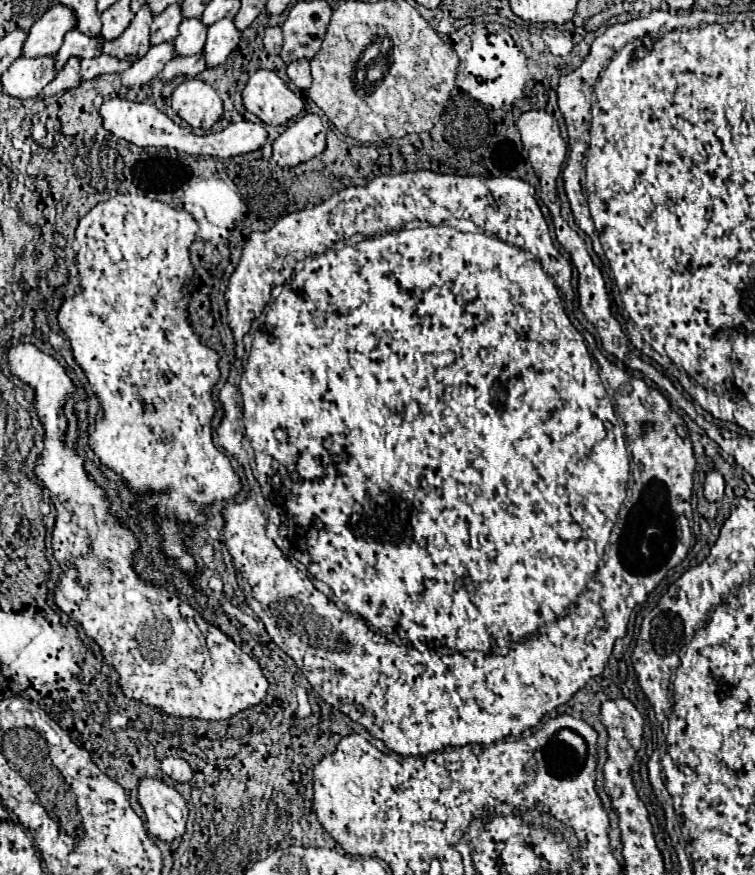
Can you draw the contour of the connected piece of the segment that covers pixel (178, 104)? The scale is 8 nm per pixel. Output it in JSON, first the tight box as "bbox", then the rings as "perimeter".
{"bbox":[172,79,222,129],"perimeter":[[[184,79],[172,93],[172,109],[194,129],[212,129],[222,115],[216,89],[200,79]]]}

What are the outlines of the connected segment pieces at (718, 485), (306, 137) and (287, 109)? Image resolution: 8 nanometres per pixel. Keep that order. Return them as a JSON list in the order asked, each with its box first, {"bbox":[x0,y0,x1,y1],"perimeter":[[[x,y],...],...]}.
[{"bbox":[704,471,724,501],"perimeter":[[[710,471],[704,481],[704,497],[708,501],[720,501],[724,497],[724,479],[718,471]]]},{"bbox":[272,113,326,167],"perimeter":[[[306,113],[286,127],[272,147],[280,167],[296,167],[326,149],[326,127],[318,115]]]},{"bbox":[242,69,304,125],"perimeter":[[[266,69],[250,75],[242,99],[244,107],[266,125],[286,125],[304,107],[302,99],[274,71]]]}]

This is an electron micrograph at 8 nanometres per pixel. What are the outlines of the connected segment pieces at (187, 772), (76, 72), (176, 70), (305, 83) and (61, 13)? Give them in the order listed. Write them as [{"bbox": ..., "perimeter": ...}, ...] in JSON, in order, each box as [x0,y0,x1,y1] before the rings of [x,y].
[{"bbox":[160,757,192,783],"perimeter":[[[166,757],[166,759],[162,759],[160,769],[162,769],[164,775],[172,777],[178,783],[188,783],[192,779],[190,765],[184,759],[180,759],[180,757]]]},{"bbox":[38,57,80,99],"perimeter":[[[72,57],[58,71],[54,81],[48,83],[48,87],[44,87],[44,91],[38,95],[38,99],[46,99],[50,95],[56,95],[60,91],[66,91],[66,89],[72,89],[72,87],[78,87],[78,85],[80,85],[80,59]]]},{"bbox":[162,53,206,83],"perimeter":[[[196,53],[192,57],[174,57],[172,61],[166,63],[162,71],[162,81],[170,83],[176,77],[196,77],[204,69],[206,69],[204,53]]]},{"bbox":[288,59,312,91],"perimeter":[[[298,59],[298,61],[292,61],[288,65],[288,79],[302,91],[308,91],[310,89],[310,83],[312,83],[312,75],[310,75],[310,61],[308,59]]]},{"bbox":[22,3,76,57],"perimeter":[[[56,3],[30,27],[22,47],[22,55],[24,57],[56,55],[66,31],[70,31],[74,25],[76,25],[74,11]]]}]

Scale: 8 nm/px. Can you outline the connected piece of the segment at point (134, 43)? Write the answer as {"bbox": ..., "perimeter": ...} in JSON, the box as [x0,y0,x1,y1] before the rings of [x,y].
{"bbox":[102,5,152,59],"perimeter":[[[144,5],[132,19],[132,23],[128,25],[128,29],[114,41],[106,41],[102,45],[102,53],[112,55],[116,59],[138,59],[142,57],[148,49],[150,49],[150,23],[152,23],[152,13],[150,9]]]}

